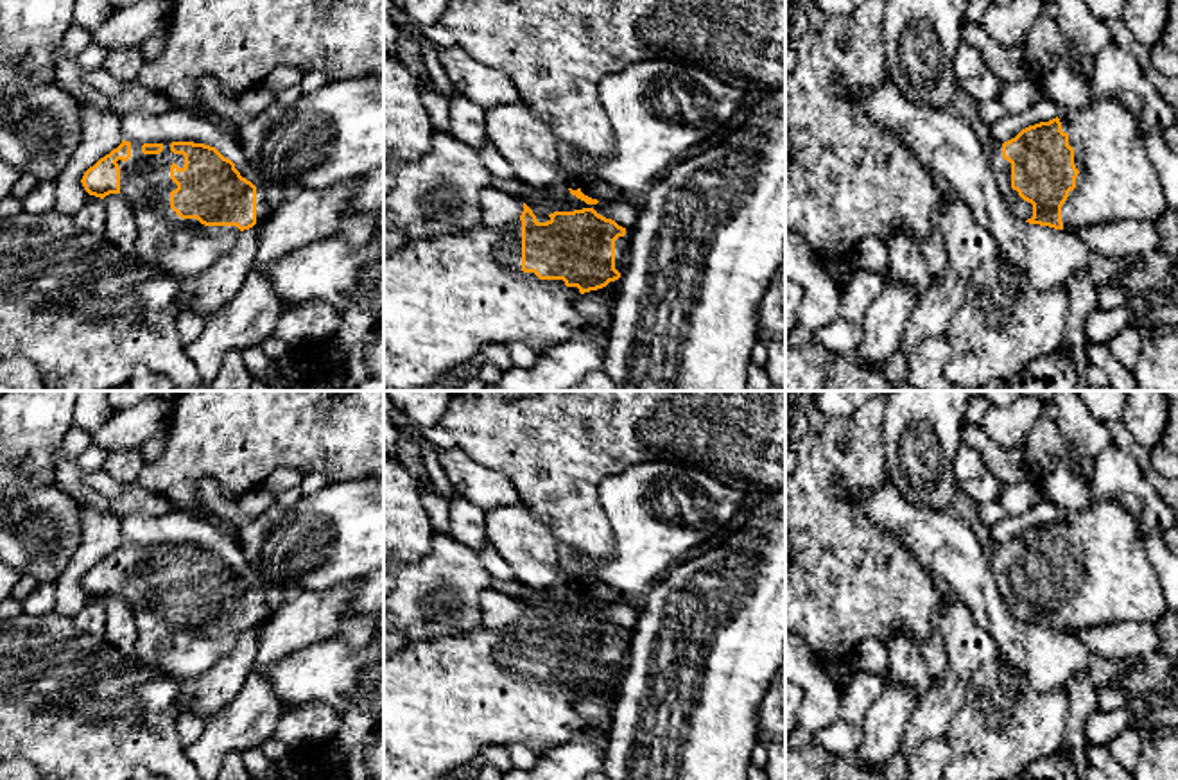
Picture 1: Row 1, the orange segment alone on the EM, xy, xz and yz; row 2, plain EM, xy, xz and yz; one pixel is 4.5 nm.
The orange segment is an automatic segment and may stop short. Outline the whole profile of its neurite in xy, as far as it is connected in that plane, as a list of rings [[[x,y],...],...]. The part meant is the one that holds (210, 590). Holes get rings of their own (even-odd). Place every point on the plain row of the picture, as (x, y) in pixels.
[[[126,543],[90,568],[82,581],[90,597],[120,595],[136,622],[134,660],[151,672],[183,683],[231,653],[244,631],[265,624],[274,610],[262,590],[240,577],[215,549],[194,543]]]

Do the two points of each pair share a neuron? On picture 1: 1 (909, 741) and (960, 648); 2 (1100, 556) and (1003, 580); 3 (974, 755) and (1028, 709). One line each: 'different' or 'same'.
1: same
2: same
3: same

